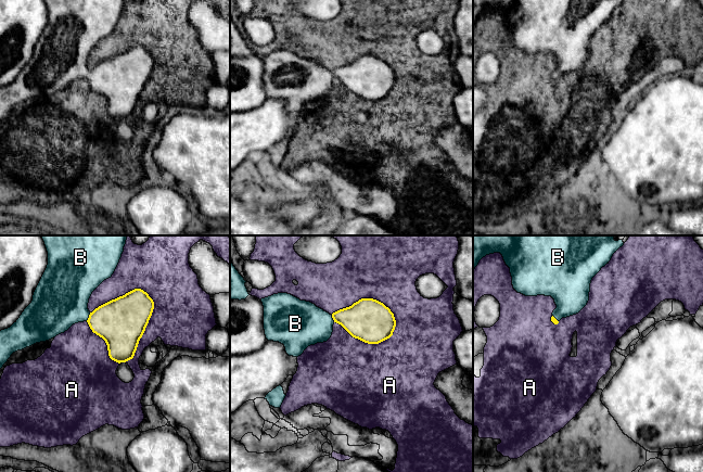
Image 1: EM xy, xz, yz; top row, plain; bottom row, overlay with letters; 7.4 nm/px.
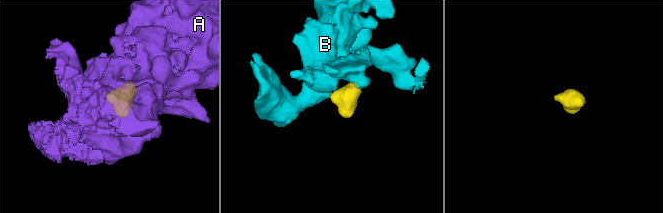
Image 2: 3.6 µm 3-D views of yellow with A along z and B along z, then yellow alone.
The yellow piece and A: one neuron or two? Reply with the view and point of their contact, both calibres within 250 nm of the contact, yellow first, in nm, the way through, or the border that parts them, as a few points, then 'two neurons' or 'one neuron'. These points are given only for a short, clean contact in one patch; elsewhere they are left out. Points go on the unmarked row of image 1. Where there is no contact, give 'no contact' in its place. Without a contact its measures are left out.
meets yellow in xz at (369, 55); 320 nm thick on the yellow side, 440 nm on the other; two neurons

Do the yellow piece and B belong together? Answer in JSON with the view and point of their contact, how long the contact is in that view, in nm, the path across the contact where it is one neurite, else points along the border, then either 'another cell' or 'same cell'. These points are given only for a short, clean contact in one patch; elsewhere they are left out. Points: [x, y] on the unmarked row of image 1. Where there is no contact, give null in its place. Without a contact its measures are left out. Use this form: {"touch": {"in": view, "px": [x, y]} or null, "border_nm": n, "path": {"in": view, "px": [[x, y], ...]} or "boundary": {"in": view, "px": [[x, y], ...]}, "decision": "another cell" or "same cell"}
{"touch": {"in": "xy", "px": [89, 74]}, "border_nm": 70, "path": {"in": "xy", "px": [[120, 79], [97, 77], [89, 74], [77, 68], [61, 55]]}, "decision": "same cell"}

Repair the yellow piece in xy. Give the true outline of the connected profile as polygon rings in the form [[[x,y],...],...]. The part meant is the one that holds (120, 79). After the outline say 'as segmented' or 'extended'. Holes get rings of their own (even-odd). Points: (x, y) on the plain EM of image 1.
[[[44,0],[47,25],[34,49],[31,60],[8,86],[0,88],[0,126],[11,112],[36,100],[49,98],[73,81],[87,78],[93,90],[102,94],[112,117],[120,120],[133,115],[154,66],[146,49],[135,46],[112,56],[92,69],[88,66],[92,49],[114,30],[126,0]]]; extended

